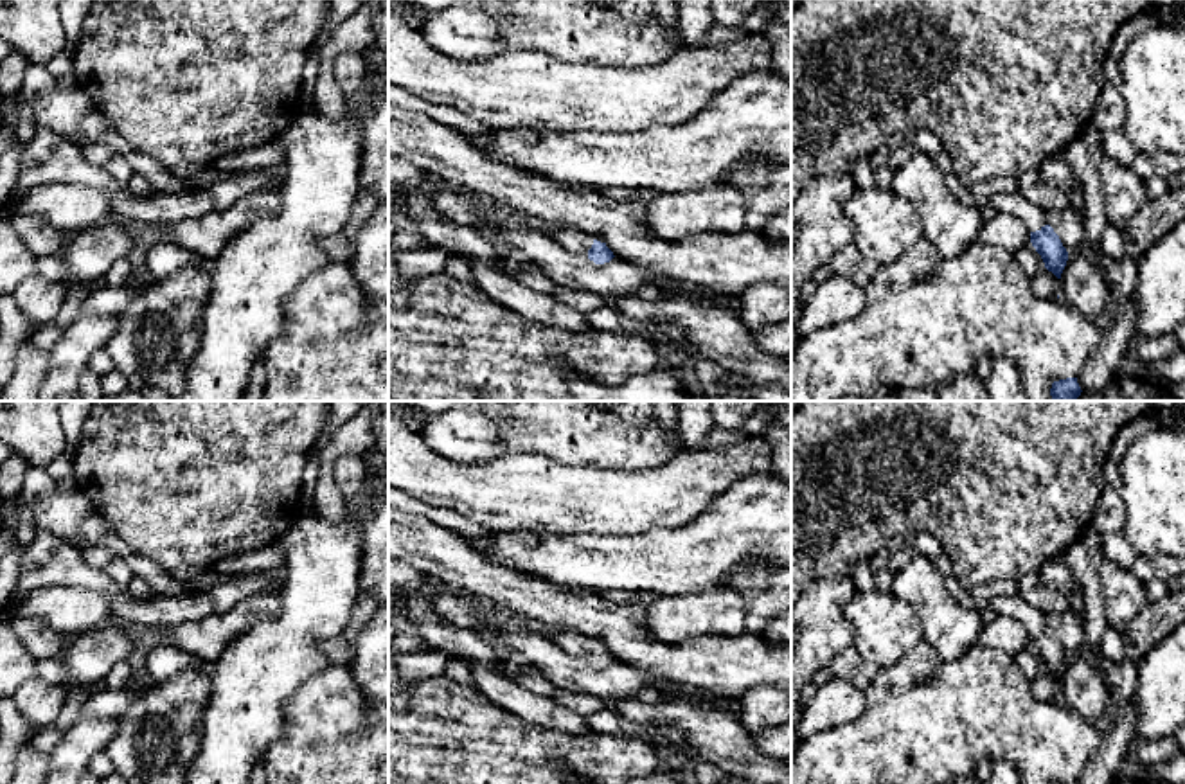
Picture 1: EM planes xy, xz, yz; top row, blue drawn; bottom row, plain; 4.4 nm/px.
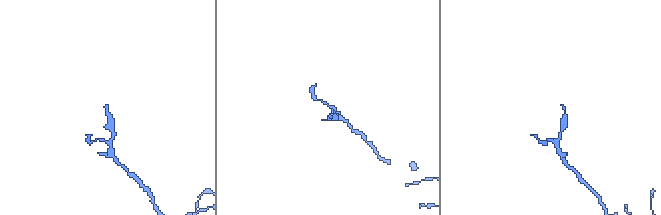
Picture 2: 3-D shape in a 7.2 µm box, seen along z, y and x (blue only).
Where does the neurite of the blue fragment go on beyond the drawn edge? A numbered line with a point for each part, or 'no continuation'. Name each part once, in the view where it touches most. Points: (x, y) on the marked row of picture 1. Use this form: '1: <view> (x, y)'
1: xz (576, 241)

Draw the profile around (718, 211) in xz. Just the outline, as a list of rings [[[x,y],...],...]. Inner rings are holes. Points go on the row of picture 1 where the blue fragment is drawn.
[[[728,183],[703,191],[658,192],[644,219],[669,243],[692,236],[734,236],[746,228],[746,200]]]

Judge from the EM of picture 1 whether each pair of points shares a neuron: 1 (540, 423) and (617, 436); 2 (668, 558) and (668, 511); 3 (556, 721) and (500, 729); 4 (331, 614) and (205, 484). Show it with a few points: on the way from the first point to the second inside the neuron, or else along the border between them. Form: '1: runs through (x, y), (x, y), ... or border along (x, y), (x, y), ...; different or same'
1: runs through (560, 423), (597, 436); same
2: border along (703, 506), (682, 525), (653, 527), (626, 536); different
3: border along (497, 705), (529, 723), (576, 736); different
4: border along (302, 515), (279, 540); different

